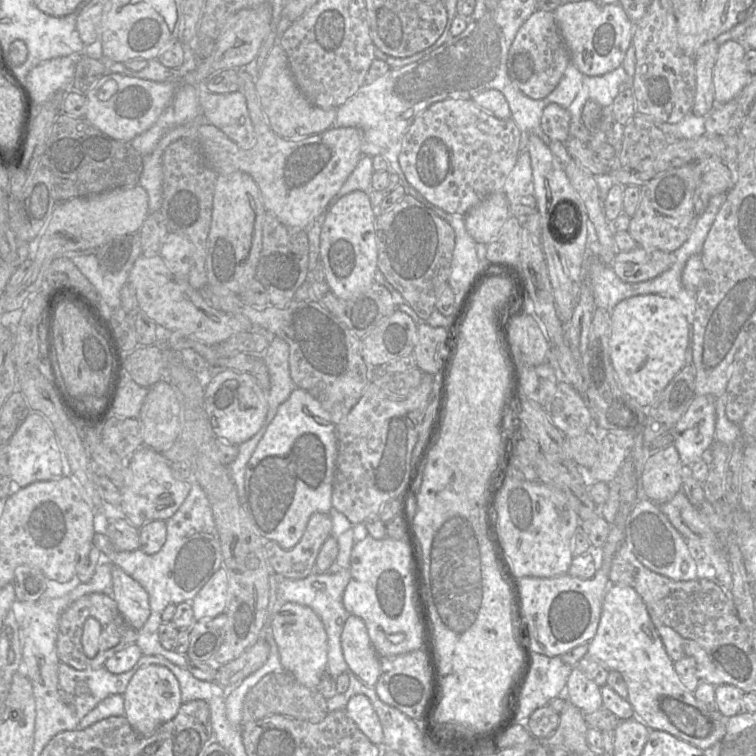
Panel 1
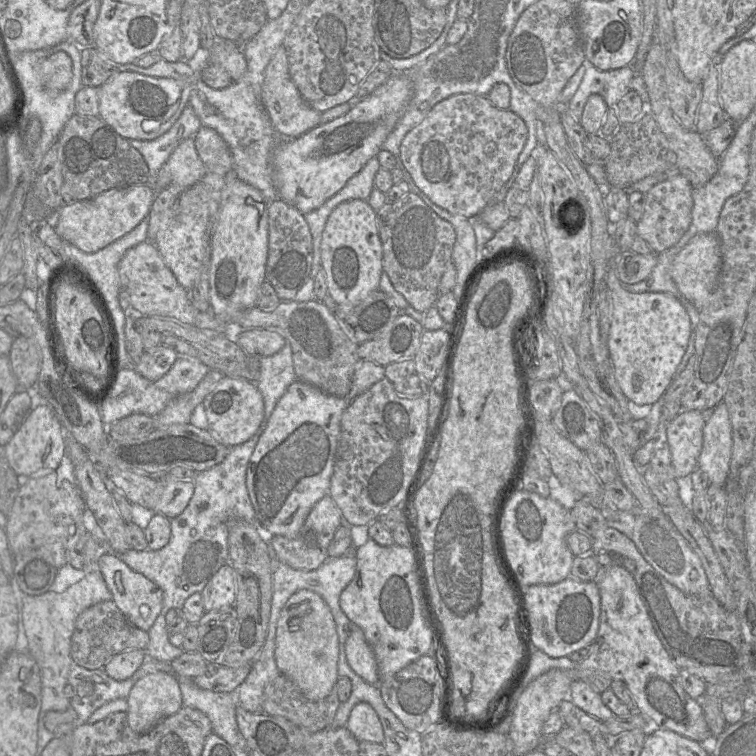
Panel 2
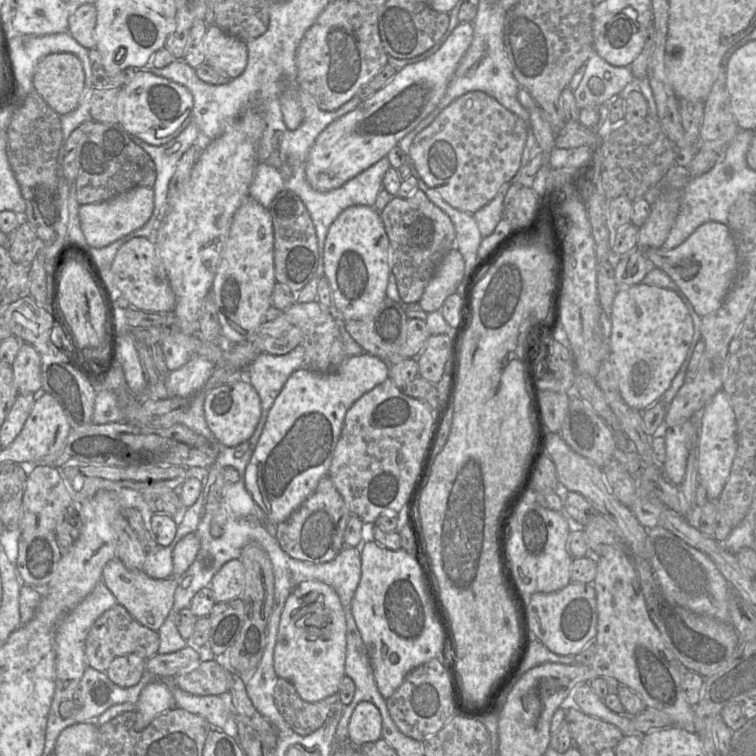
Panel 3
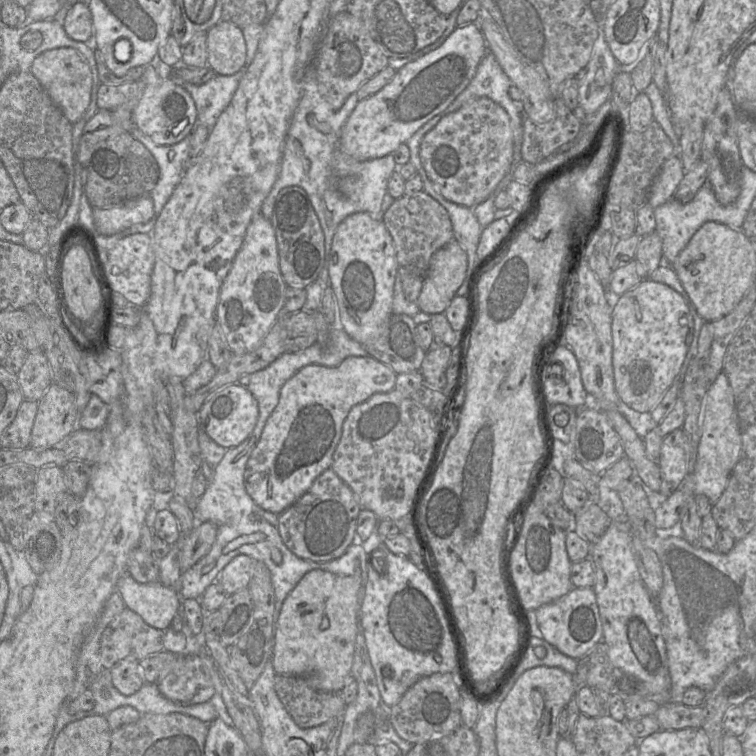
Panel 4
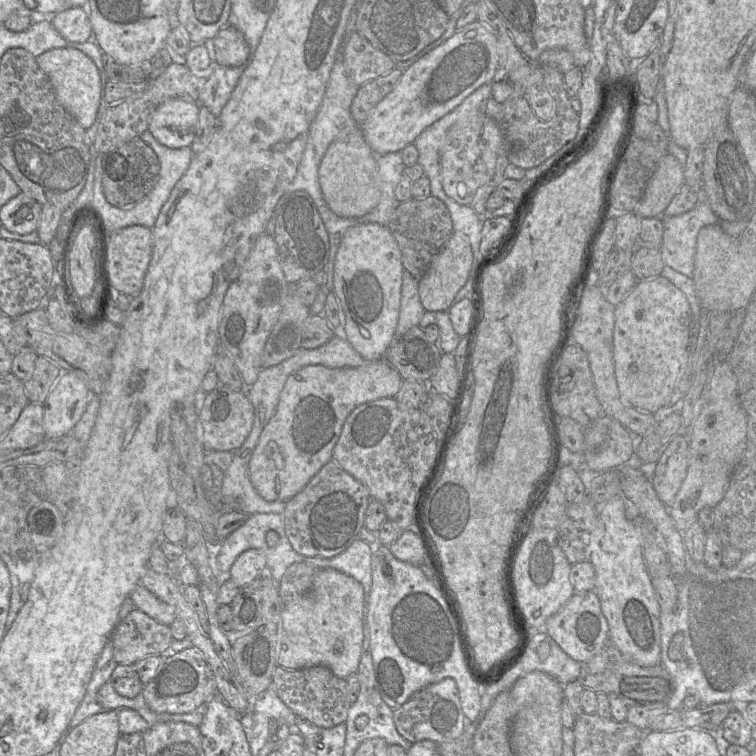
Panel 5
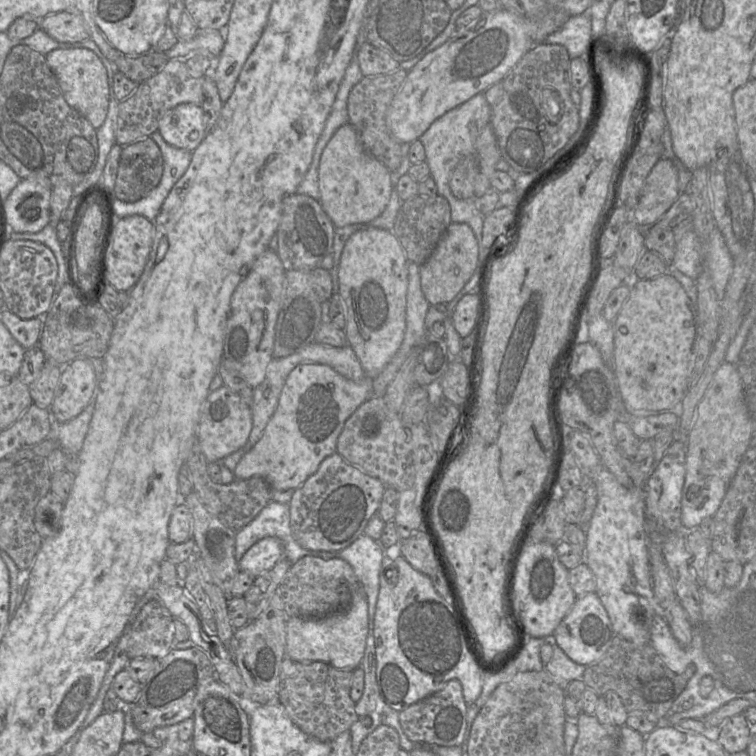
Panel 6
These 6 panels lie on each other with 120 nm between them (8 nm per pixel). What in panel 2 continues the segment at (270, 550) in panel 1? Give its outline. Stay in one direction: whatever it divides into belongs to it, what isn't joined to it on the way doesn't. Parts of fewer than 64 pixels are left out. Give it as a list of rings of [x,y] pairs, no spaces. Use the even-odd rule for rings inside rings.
[[[330,494],[320,499],[309,512],[301,530],[292,539],[281,535],[274,535],[269,539],[272,550],[277,559],[293,569],[315,570],[319,568],[328,558],[328,547],[333,539],[334,533],[341,525],[341,513]]]

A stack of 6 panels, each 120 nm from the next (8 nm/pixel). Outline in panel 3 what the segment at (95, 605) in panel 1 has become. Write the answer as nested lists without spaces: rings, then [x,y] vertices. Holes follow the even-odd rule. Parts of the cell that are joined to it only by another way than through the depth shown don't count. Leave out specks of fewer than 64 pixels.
[[[117,603],[105,611],[89,630],[85,641],[87,667],[105,672],[116,657],[128,654],[136,654],[144,659],[149,659],[158,654],[159,645],[158,632],[141,625],[123,606]]]

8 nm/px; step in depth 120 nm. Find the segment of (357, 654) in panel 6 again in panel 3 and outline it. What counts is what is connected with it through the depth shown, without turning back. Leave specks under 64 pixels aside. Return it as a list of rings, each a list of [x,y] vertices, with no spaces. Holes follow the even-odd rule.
[[[303,581],[289,595],[282,610],[274,650],[277,676],[292,683],[303,700],[317,702],[339,692],[340,682],[345,676],[345,659],[346,619],[337,593],[323,582]]]

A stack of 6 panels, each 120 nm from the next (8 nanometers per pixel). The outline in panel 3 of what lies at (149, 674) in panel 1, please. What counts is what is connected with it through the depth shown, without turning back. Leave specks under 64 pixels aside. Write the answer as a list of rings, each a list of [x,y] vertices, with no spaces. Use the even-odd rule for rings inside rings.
[[[159,682],[147,684],[135,704],[137,717],[134,729],[142,731],[158,715],[174,707],[176,707],[174,697],[166,685]]]

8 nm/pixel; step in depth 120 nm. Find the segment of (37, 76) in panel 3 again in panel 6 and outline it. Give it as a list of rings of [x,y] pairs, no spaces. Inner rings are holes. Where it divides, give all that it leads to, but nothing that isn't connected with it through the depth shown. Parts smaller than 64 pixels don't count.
[[[58,48],[45,55],[46,61],[57,78],[66,102],[98,129],[108,112],[110,87],[107,70],[100,58],[88,48]]]

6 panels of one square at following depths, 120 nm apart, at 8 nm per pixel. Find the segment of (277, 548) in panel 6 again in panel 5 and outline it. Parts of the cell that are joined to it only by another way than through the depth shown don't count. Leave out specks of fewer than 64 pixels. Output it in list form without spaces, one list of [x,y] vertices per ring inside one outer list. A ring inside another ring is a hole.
[[[258,549],[247,550],[239,555],[230,569],[230,579],[239,588],[250,584],[267,571],[265,554]]]

